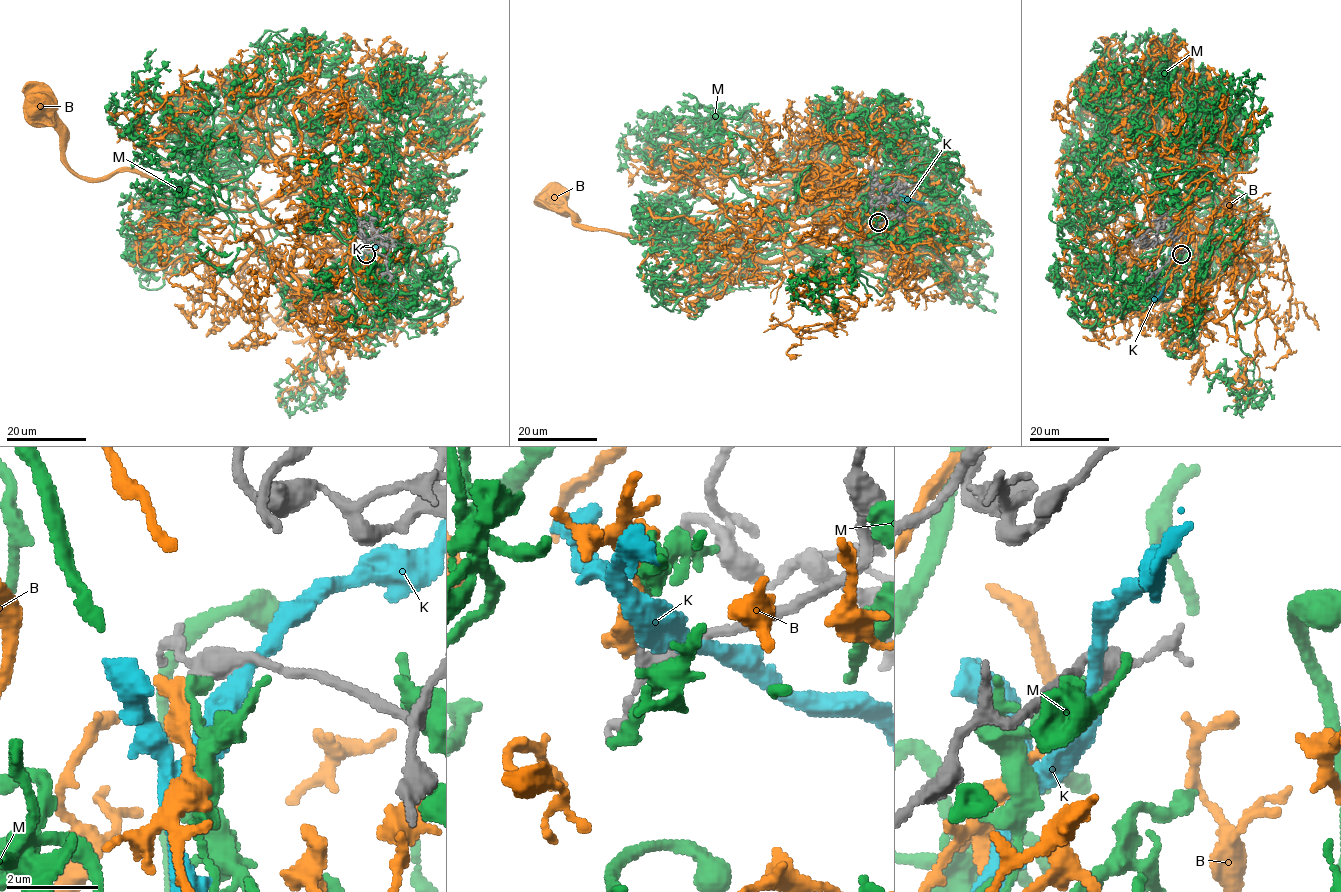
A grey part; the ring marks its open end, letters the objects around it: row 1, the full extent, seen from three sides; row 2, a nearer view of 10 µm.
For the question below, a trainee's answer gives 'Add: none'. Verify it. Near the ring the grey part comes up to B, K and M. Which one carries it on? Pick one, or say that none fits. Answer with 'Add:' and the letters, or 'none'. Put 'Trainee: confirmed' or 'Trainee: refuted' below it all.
Add: none
Trainee: confirmed

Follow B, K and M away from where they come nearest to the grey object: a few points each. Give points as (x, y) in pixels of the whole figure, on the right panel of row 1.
B: (1182, 253), (1148, 286), (1159, 247), (1140, 234), (1190, 189), (1220, 207), (1189, 179), (1160, 100)
K: (1181, 252), (1172, 273), (1156, 289), (1155, 300), (1164, 286)
M: (1181, 253), (1087, 180), (1173, 32), (1150, 75)

